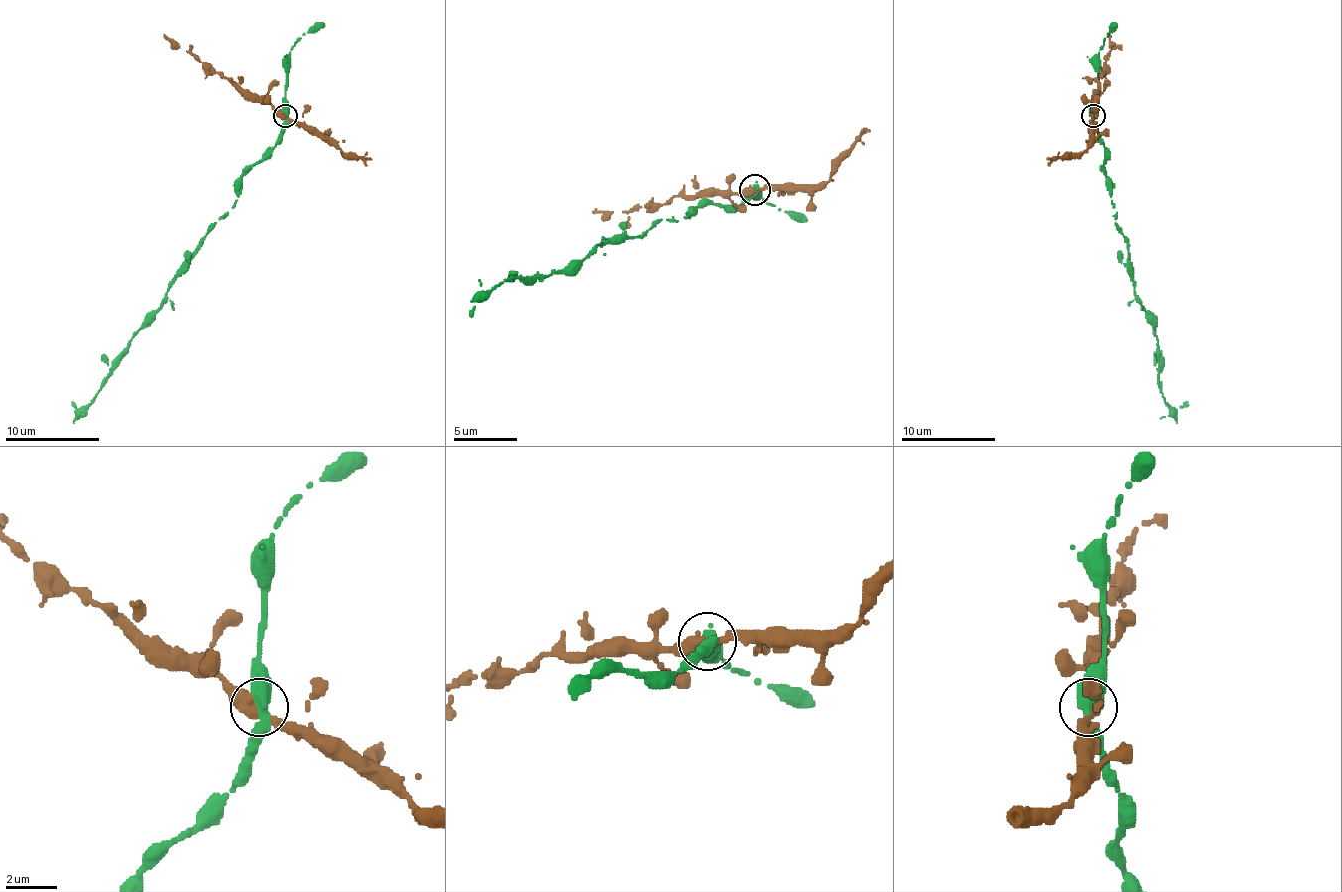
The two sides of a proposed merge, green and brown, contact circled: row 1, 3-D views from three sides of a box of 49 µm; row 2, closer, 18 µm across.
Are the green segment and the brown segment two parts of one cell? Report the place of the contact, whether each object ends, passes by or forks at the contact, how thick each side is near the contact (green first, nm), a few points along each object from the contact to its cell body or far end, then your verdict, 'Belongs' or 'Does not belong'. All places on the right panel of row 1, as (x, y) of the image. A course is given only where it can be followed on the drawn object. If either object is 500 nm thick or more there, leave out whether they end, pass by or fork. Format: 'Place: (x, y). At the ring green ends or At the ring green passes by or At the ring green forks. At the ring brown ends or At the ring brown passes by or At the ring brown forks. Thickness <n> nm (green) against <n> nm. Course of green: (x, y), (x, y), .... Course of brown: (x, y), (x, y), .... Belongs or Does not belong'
Place: (1093, 115). At the ring green passes by. At the ring brown passes by. Thickness 460 nm (green) against 400 nm. Course of green: (1092, 115), (1104, 145), (1116, 228), (1128, 244), (1135, 298), (1158, 341), (1158, 388), (1172, 407), (1189, 404). Course of brown: (1092, 115), (1097, 80), (1104, 73), (1109, 54), (1109, 35). Does not belong

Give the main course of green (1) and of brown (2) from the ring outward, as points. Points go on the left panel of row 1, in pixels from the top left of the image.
1: (286, 115), (281, 138), (241, 178), (236, 202), (130, 341), (128, 353), (83, 407), (74, 404)
2: (283, 115), (269, 103), (250, 101), (227, 80), (163, 35)

